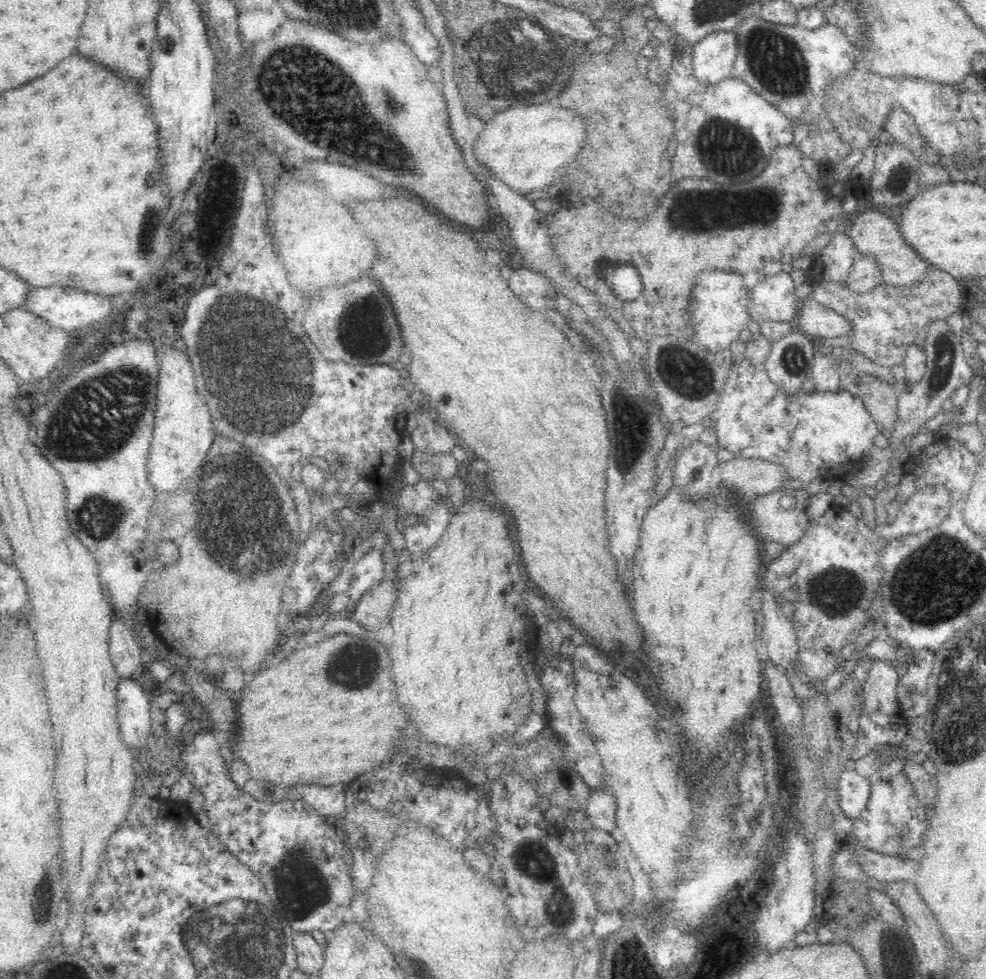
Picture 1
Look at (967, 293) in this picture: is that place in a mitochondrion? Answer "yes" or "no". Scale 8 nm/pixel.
no

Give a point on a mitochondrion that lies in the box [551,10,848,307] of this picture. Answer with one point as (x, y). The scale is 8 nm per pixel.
(777, 62)

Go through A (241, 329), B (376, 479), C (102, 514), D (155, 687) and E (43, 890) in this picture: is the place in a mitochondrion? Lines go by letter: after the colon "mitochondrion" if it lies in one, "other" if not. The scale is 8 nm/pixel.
A: mitochondrion
B: other
C: mitochondrion
D: other
E: mitochondrion

